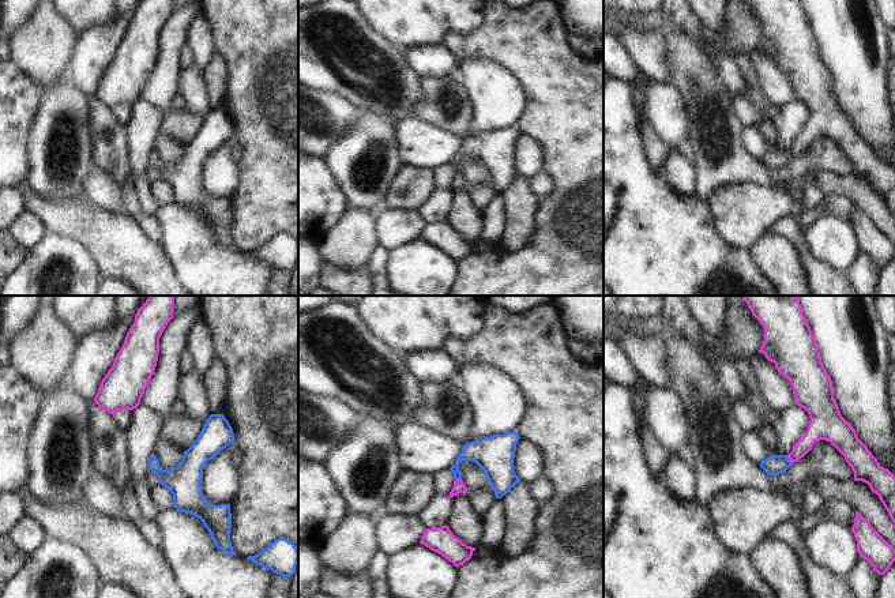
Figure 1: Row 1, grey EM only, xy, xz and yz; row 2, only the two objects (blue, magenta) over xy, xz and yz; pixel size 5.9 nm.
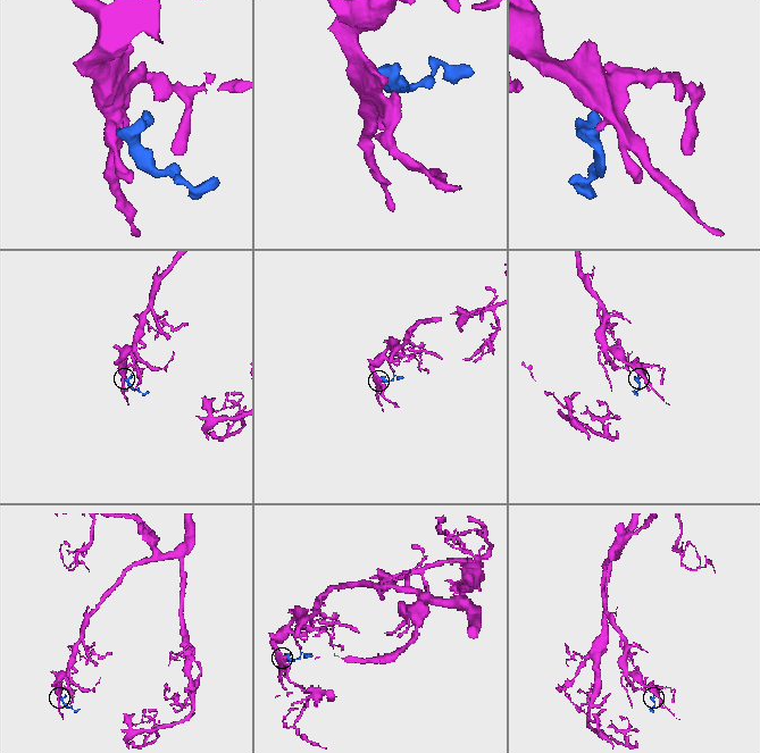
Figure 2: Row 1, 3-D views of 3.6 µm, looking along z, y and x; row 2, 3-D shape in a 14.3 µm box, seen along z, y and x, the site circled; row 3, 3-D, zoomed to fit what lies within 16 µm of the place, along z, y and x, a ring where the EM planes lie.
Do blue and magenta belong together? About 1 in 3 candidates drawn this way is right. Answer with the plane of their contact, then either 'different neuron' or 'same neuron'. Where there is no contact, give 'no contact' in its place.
yz | same neuron

